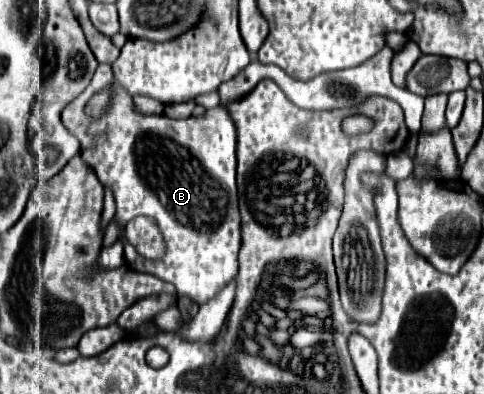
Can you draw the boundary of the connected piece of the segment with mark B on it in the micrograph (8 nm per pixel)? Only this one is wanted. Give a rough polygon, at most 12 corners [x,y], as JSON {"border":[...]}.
{"border":[[64,109],[116,223],[154,217],[134,271],[202,305],[238,273],[236,125]]}

